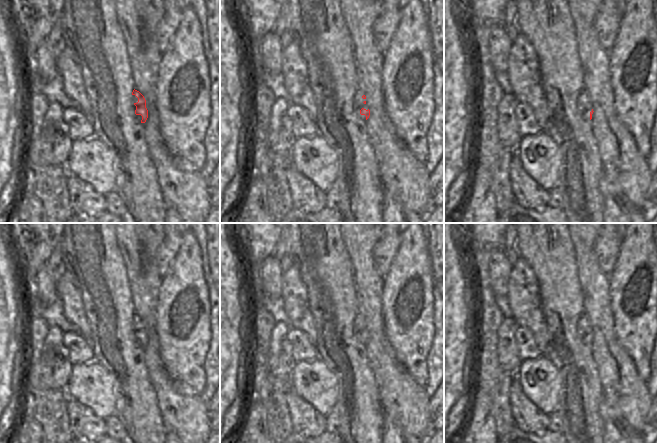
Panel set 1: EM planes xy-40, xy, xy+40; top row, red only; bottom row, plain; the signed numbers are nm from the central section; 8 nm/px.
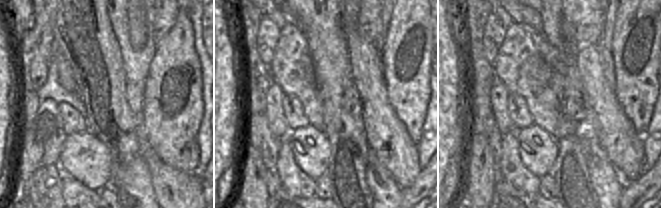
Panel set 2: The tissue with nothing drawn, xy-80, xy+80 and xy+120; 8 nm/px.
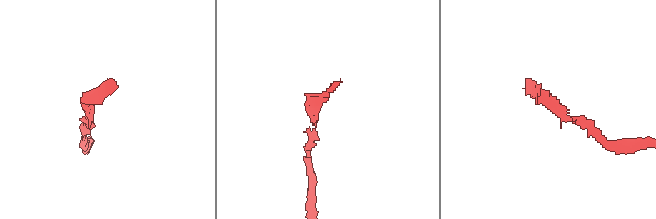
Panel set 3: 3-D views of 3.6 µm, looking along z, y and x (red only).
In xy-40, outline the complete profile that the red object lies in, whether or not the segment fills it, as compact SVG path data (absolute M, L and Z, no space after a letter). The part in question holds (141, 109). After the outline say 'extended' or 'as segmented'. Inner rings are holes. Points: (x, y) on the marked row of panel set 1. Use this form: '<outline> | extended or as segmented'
M133 90L132 95L135 95L138 98L138 102L134 103L136 106L135 114L141 115L142 120L141 123L145 123L148 118L148 110L146 108L146 100L144 96L137 90Z | as segmented

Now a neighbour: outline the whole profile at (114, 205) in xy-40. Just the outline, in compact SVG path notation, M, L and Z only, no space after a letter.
M111 191L104 195L104 198L106 200L106 211L122 219L124 216L124 204L118 193Z

